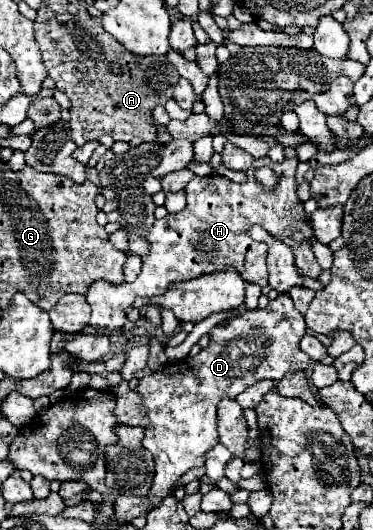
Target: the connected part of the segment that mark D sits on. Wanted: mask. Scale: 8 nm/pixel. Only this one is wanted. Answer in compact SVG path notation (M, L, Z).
M280 294L276 298L276 308L268 306L264 312L276 318L284 316L292 322L274 324L276 330L268 332L260 326L252 326L246 316L234 318L228 326L212 328L210 346L204 348L194 358L184 358L180 362L168 364L150 376L144 376L136 392L142 396L142 408L148 414L148 426L144 428L142 446L152 452L156 474L150 490L150 504L160 506L174 486L174 482L190 468L204 466L204 458L212 446L218 444L216 432L216 406L222 398L236 398L248 386L268 378L280 380L288 372L306 370L310 364L308 354L304 354L298 344L306 334L306 324L302 314L294 308L292 298Z

